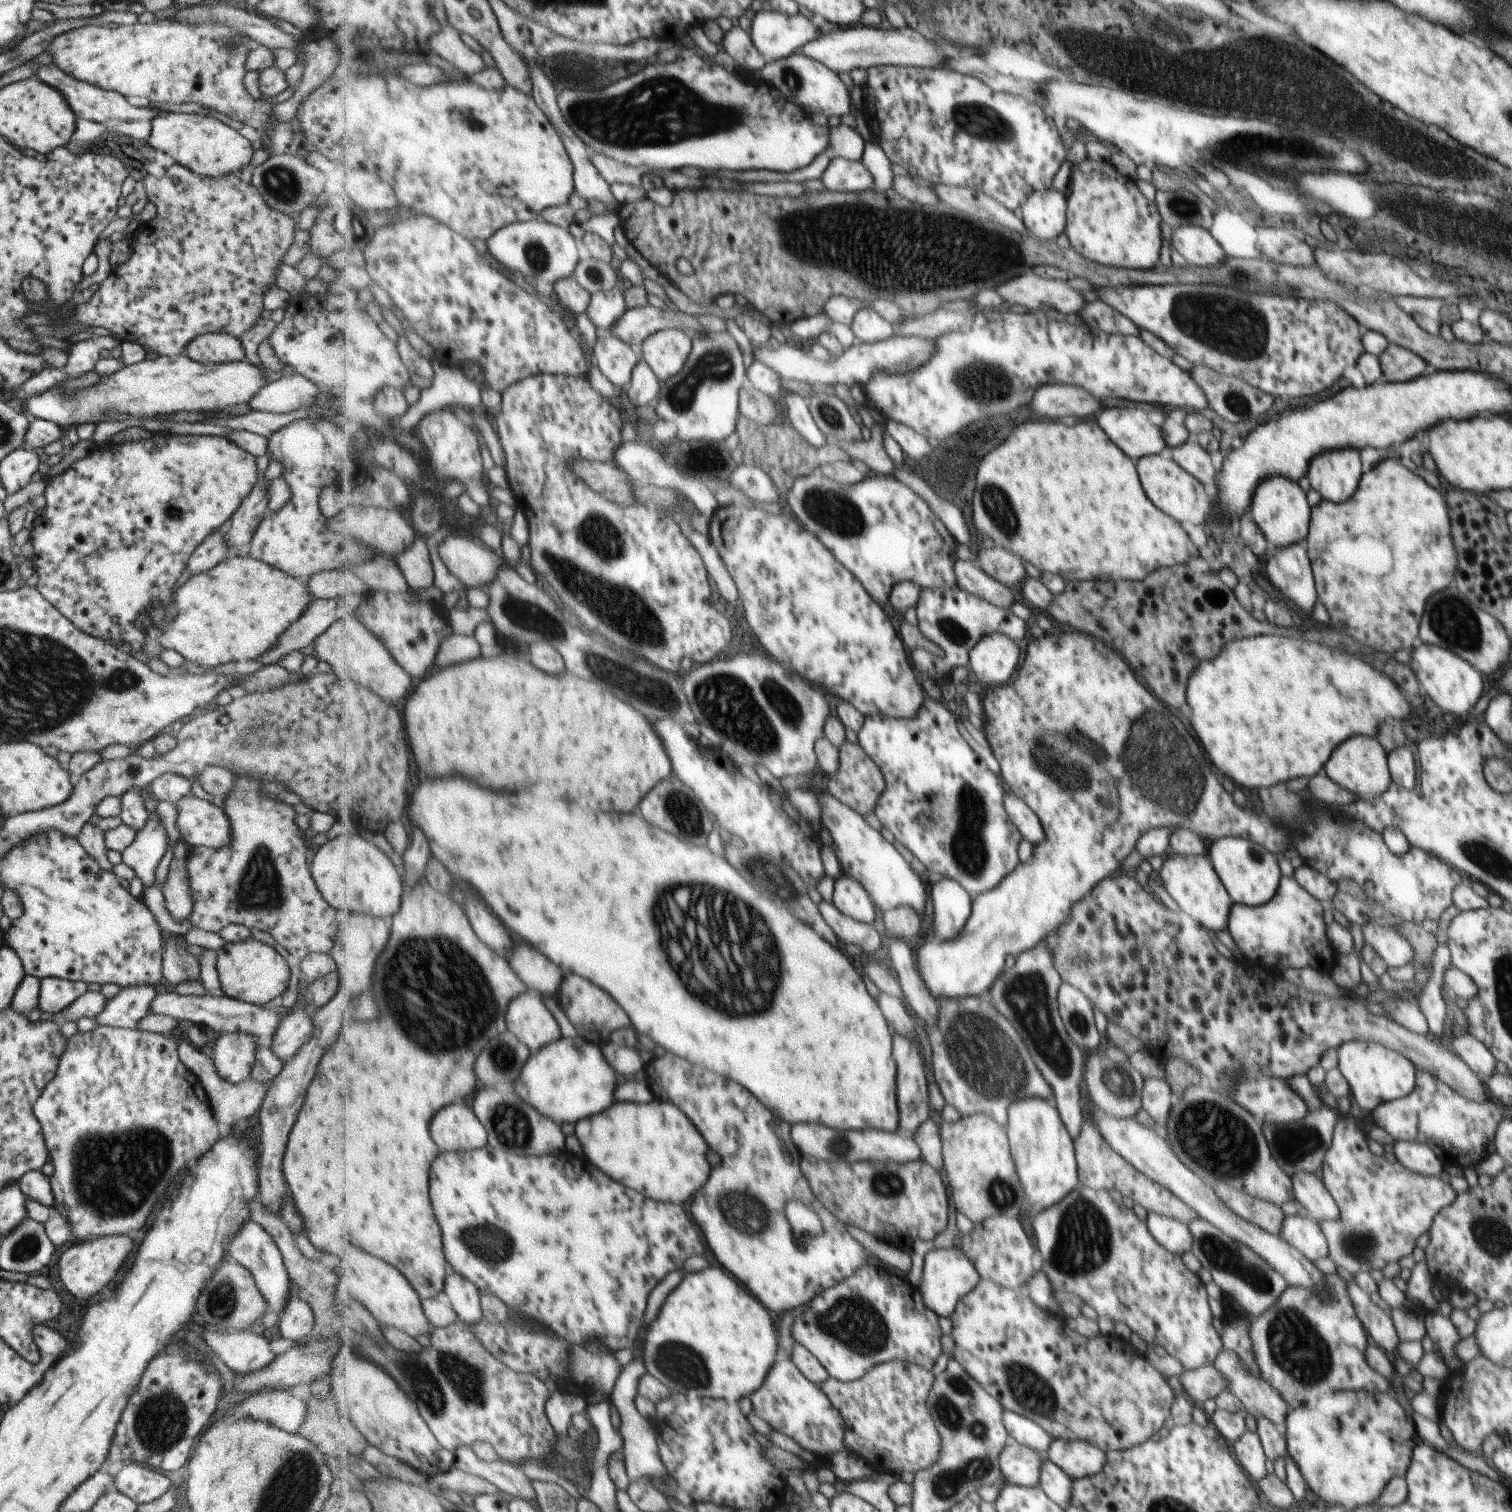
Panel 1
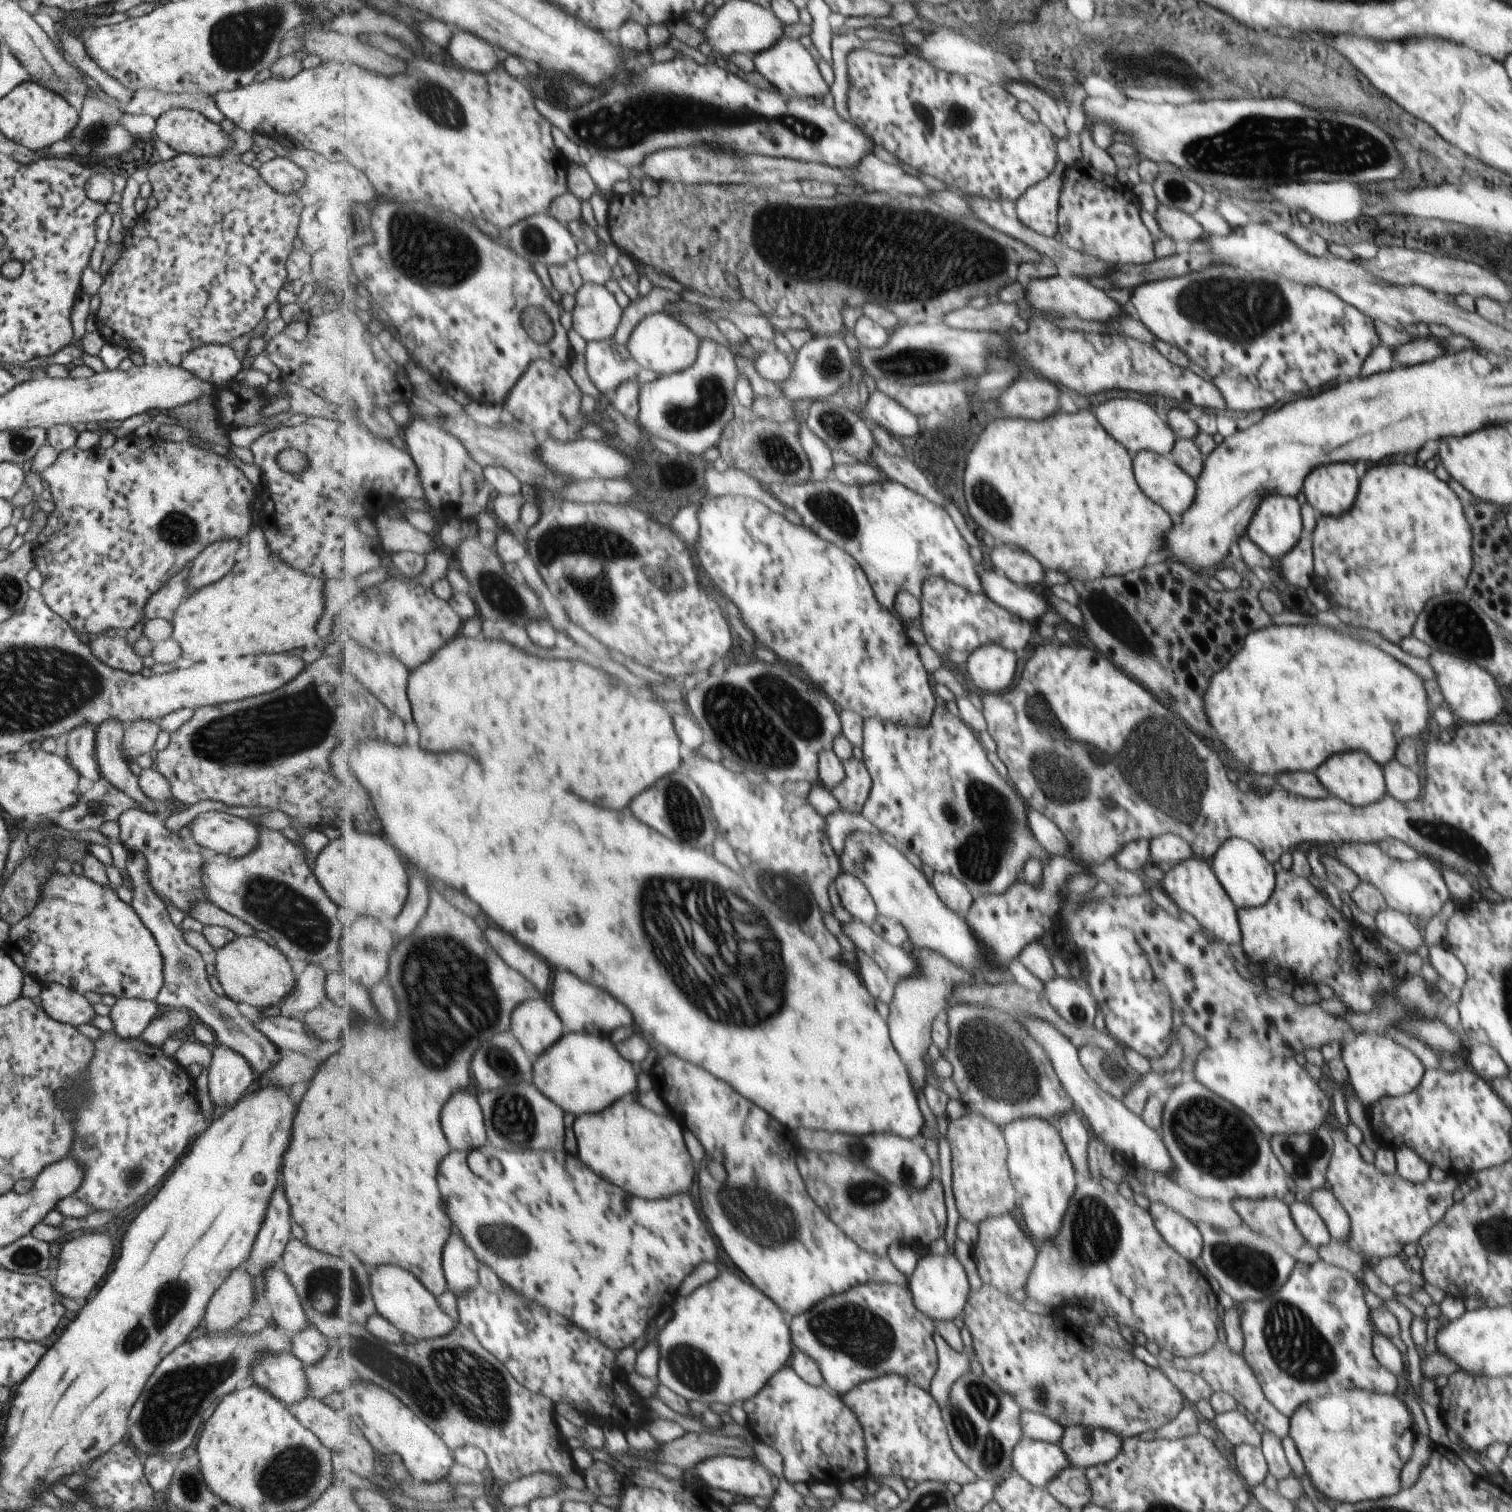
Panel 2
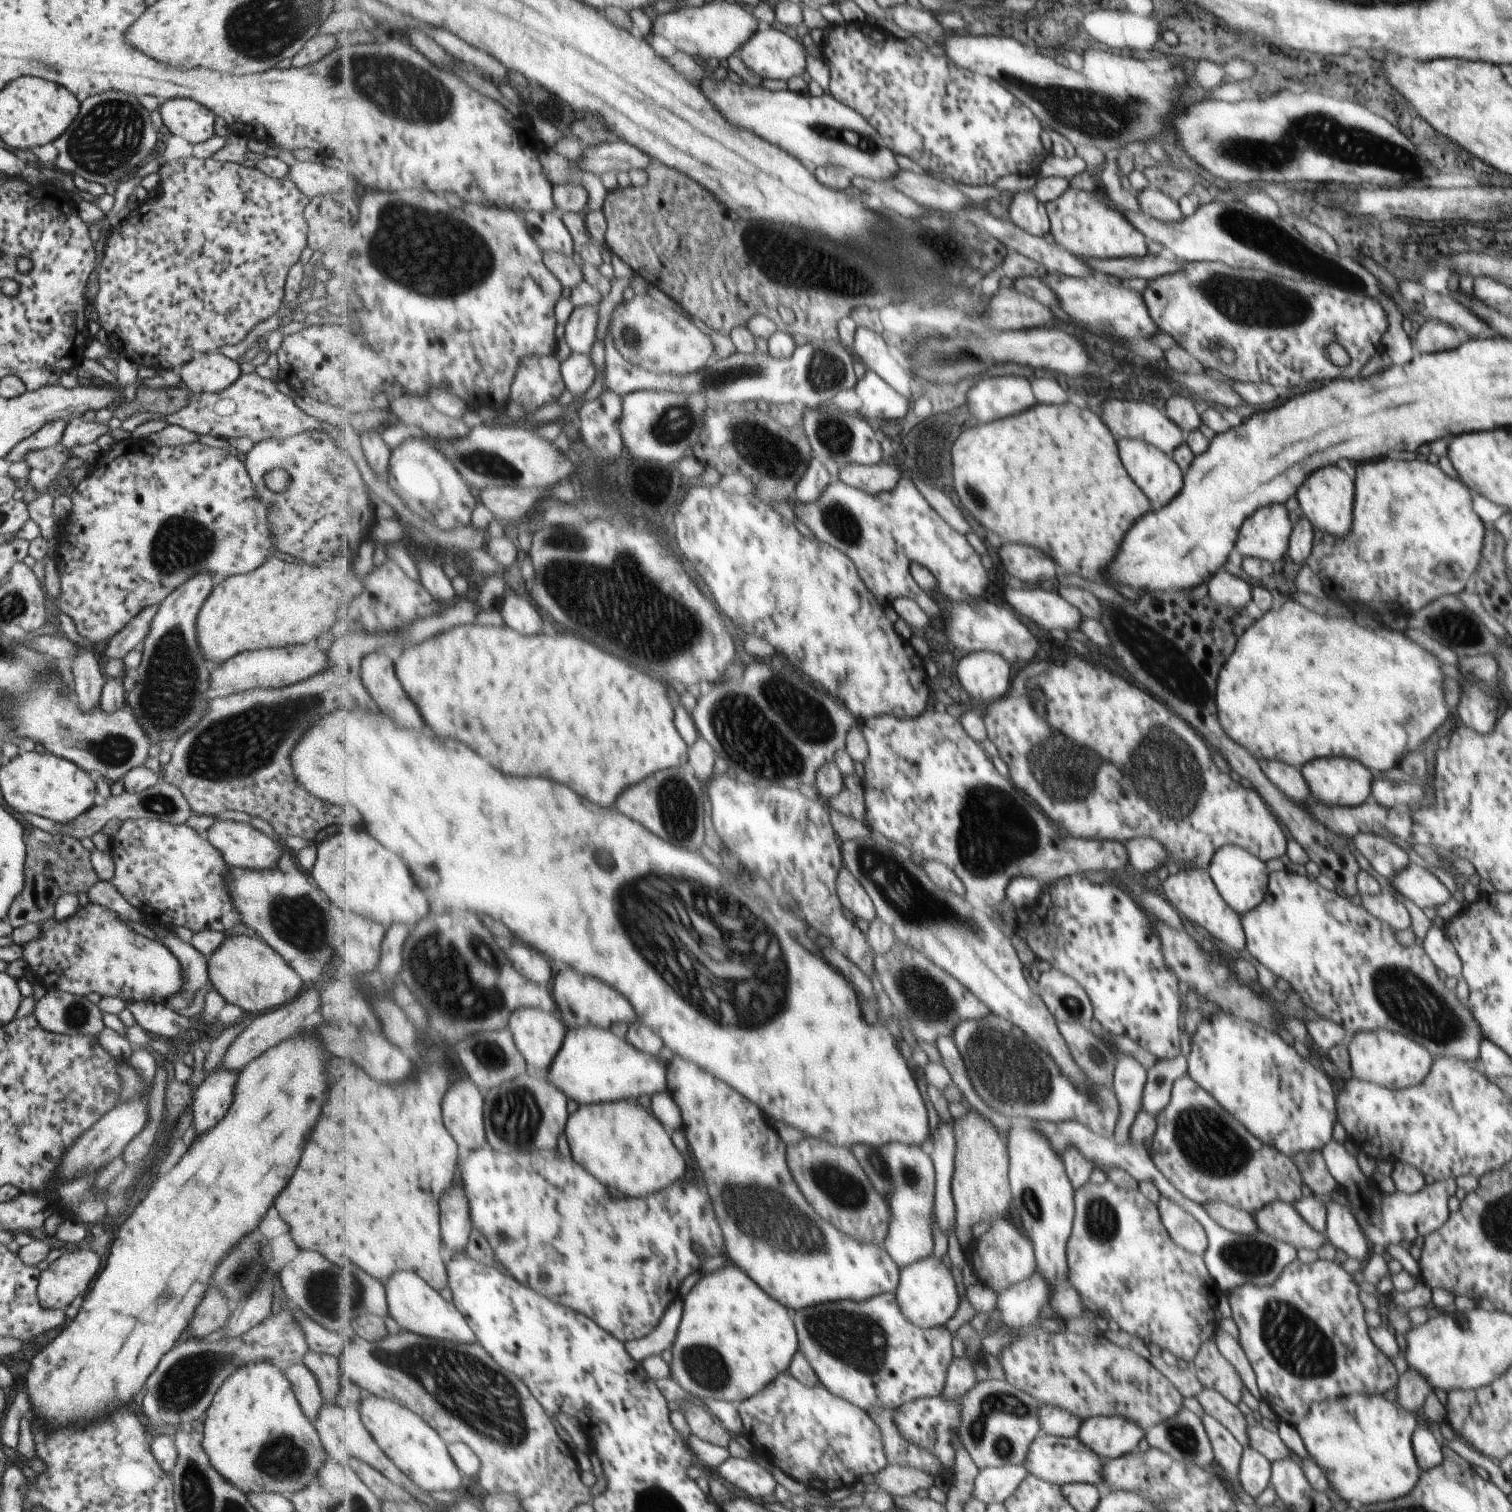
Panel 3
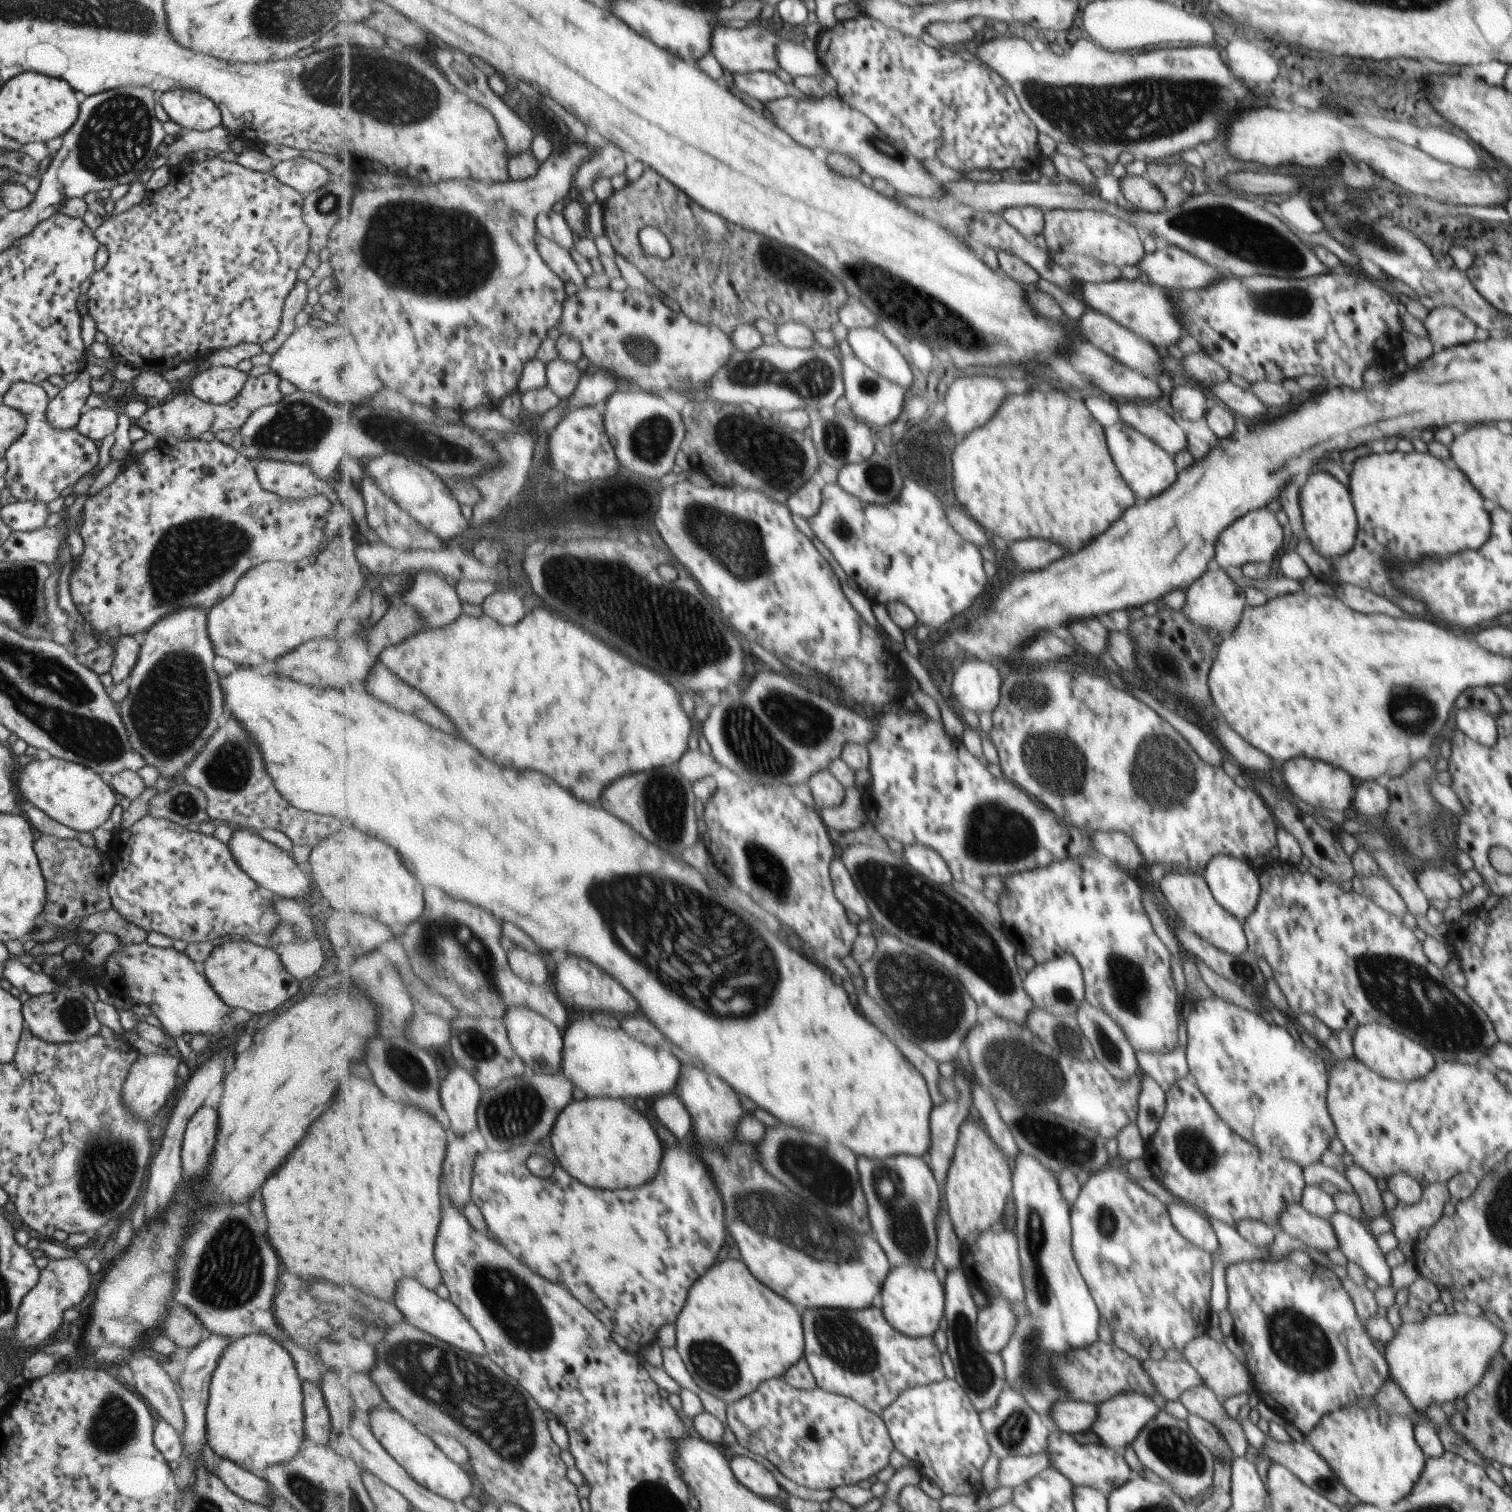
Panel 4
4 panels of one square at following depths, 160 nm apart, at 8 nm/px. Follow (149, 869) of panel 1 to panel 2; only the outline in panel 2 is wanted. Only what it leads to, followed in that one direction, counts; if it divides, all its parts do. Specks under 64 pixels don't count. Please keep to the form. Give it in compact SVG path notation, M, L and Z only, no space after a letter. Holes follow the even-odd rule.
M111 718L101 724L97 724L94 729L94 762L100 768L101 775L110 784L113 784L118 790L121 790L125 796L131 796L133 802L141 806L141 811L145 808L145 813L153 815L155 801L144 797L139 792L137 786L137 777L135 777L129 768L128 761L123 758L123 726L119 720ZM133 850L126 857L126 876L131 880L131 908L137 914L139 922L149 930L153 939L157 942L158 950L163 958L163 984L156 995L156 1005L160 1011L187 1009L195 1013L196 1021L202 1023L210 1029L218 1045L229 1048L237 1052L249 1064L255 1075L263 1074L269 1062L275 1062L277 1056L276 1046L267 1040L255 1026L247 1020L239 1011L237 1006L231 1000L224 996L218 996L212 992L208 982L208 976L205 973L204 962L199 953L195 952L183 942L179 930L170 920L170 916L165 906L159 898L155 898L155 892L149 886L147 874L145 874L145 862L143 854Z

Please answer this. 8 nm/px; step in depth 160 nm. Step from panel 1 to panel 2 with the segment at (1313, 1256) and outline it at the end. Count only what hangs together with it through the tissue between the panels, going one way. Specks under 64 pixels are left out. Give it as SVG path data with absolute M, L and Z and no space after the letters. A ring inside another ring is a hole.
M1307 1200L1289 1204L1291 1220L1295 1222L1295 1228L1305 1238L1305 1243L1311 1246L1323 1246L1330 1242L1330 1236L1319 1214L1313 1210Z

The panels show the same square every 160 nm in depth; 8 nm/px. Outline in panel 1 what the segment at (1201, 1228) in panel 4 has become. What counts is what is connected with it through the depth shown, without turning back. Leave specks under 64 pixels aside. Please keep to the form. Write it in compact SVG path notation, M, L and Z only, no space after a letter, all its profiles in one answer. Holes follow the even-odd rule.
M1147 1213L1148 1229L1157 1244L1163 1244L1170 1253L1182 1255L1190 1250L1193 1242L1189 1229L1176 1218L1157 1213Z

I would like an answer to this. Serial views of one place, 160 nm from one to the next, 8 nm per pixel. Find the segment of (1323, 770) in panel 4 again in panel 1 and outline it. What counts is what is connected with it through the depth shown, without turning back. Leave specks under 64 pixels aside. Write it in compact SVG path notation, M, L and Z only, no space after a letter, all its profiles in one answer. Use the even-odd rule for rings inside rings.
M1351 735L1345 742L1339 744L1333 751L1328 763L1325 764L1325 774L1335 784L1356 794L1363 800L1378 798L1392 784L1391 773L1387 772L1385 752L1383 747L1372 736Z

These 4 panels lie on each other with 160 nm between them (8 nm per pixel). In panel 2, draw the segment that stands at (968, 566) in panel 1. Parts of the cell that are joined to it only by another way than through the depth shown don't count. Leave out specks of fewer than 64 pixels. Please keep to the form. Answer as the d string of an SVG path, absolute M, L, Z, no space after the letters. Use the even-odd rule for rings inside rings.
M979 566L979 578L983 592L994 600L998 605L1008 609L1017 616L1025 616L1025 620L1033 620L1041 612L1050 610L1047 596L1034 594L1033 590L1027 590L1023 585L1013 584L992 567L985 570Z

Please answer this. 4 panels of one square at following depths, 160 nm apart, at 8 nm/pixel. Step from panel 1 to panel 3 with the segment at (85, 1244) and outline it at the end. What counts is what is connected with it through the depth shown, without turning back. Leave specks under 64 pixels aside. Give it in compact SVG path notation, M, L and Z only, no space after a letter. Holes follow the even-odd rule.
M75 1246L72 1251L67 1248L62 1250L59 1256L39 1273L36 1286L39 1304L43 1308L51 1310L65 1310L65 1306L71 1306L73 1300L77 1300L77 1298L81 1298L81 1294L85 1294L85 1290L89 1288L89 1282L93 1280L93 1276L99 1270L99 1264L101 1264L99 1256L91 1249Z

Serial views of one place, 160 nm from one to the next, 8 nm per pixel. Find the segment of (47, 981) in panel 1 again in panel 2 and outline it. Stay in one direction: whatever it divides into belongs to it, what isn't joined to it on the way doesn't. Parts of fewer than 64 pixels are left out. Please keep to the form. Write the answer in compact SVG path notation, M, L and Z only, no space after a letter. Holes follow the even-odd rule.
M46 984L40 988L40 1008L52 1020L73 1027L92 1024L93 1008L85 997L59 984Z

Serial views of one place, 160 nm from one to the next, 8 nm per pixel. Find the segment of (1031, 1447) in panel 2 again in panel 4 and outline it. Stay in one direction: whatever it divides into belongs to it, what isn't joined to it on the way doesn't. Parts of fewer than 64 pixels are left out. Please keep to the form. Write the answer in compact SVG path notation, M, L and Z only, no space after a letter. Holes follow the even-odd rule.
M1055 1428L1048 1432L1048 1442L1044 1450L1048 1453L1050 1466L1060 1472L1062 1477L1067 1478L1074 1488L1077 1485L1093 1487L1107 1496L1109 1491L1120 1487L1121 1484L1135 1476L1135 1473L1127 1468L1119 1451L1107 1448L1100 1443L1078 1444L1073 1439L1073 1435Z

